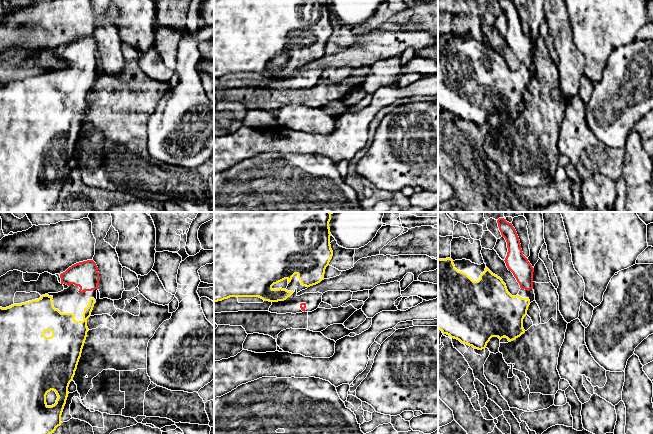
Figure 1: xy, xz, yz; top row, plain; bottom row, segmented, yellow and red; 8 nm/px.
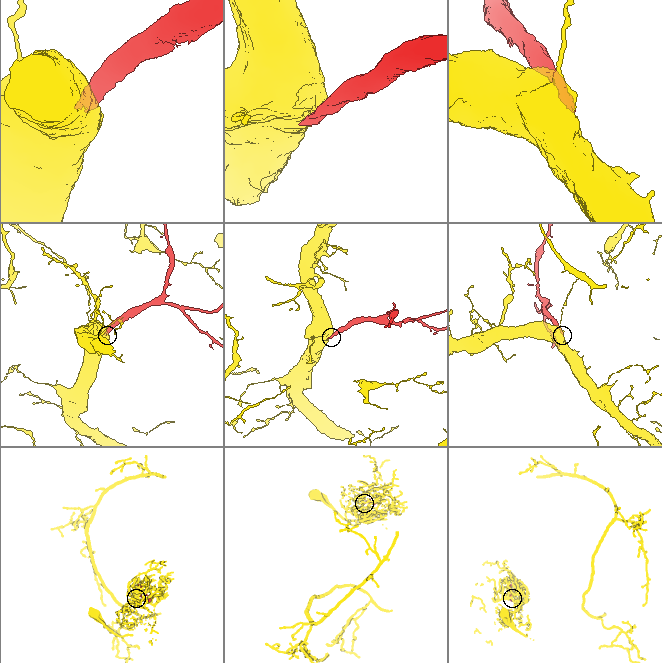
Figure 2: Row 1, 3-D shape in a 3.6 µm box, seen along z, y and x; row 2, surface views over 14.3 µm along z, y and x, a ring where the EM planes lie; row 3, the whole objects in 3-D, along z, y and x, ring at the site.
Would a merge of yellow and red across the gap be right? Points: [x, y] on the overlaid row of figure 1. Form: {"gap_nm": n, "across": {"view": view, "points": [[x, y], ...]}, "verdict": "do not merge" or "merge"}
{"gap_nm": 60, "across": {"view": "yz", "points": [[518, 295], [521, 288]]}, "verdict": "merge"}

